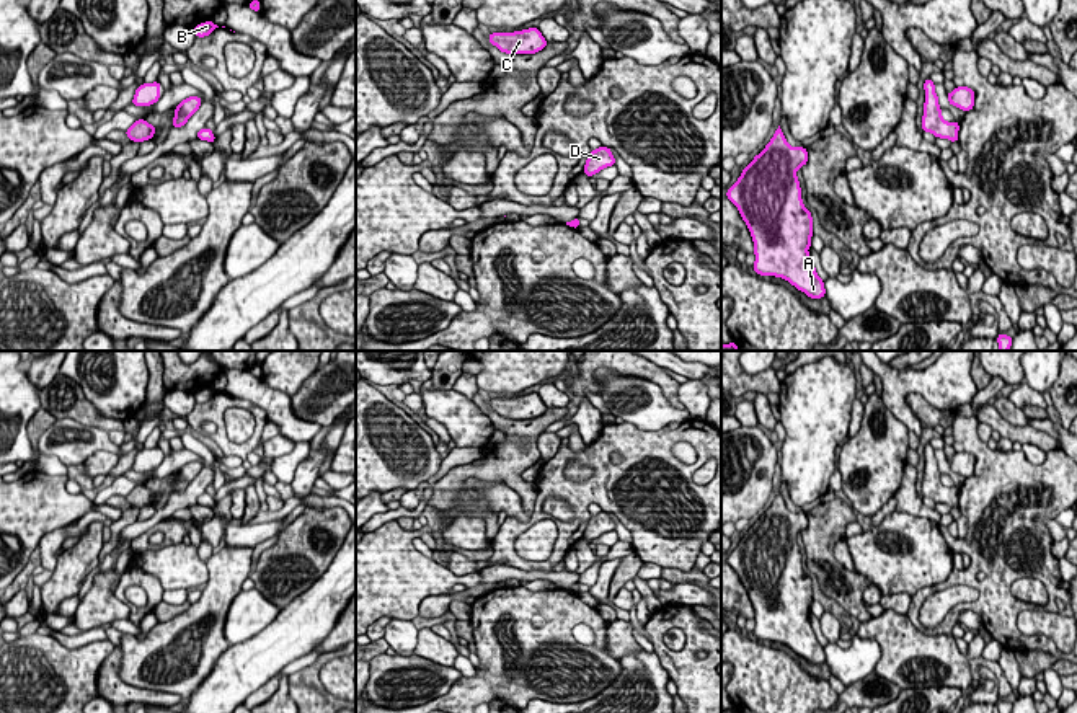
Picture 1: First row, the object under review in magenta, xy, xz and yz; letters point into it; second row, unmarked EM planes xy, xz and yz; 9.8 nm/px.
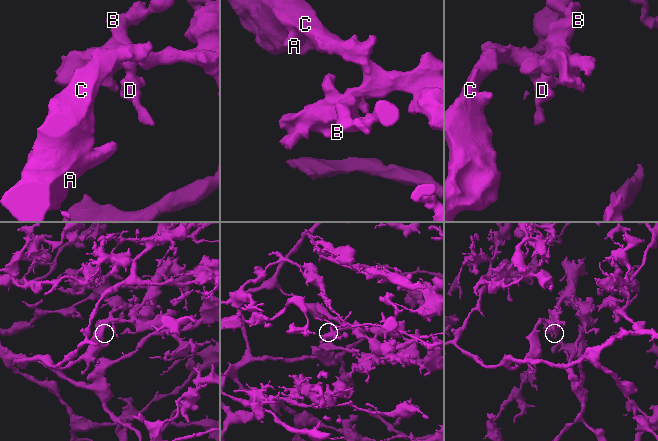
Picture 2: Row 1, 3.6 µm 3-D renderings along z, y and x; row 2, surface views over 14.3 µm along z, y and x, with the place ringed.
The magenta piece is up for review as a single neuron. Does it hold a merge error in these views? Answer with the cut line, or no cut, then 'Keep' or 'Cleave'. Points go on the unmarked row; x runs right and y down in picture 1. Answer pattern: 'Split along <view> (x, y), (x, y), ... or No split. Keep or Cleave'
No split. Keep

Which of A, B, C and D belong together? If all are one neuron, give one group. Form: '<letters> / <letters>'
A B C D

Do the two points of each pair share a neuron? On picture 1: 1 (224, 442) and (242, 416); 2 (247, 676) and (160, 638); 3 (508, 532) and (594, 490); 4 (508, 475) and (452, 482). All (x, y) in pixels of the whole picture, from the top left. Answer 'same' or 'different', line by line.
1: different
2: different
3: same
4: same

